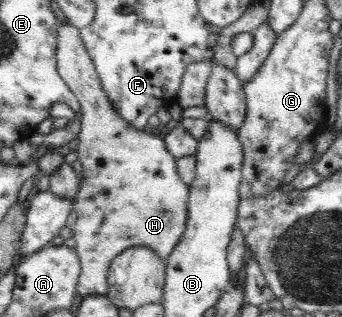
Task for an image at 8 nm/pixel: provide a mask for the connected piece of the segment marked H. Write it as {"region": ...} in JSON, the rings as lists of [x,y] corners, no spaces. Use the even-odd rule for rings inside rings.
{"region":[[[68,21],[61,24],[58,35],[61,38],[58,50],[59,70],[81,99],[83,108],[81,112],[83,129],[79,137],[78,160],[83,165],[86,179],[69,220],[69,228],[73,231],[77,242],[77,254],[81,256],[83,263],[79,287],[81,300],[91,295],[109,294],[109,273],[114,260],[133,247],[150,247],[168,264],[177,247],[181,245],[188,228],[189,186],[182,179],[178,168],[179,159],[169,149],[164,137],[151,128],[138,129],[126,117],[122,117],[122,113],[118,111],[118,107],[114,105],[105,89],[97,63],[86,49],[81,29]]]}

